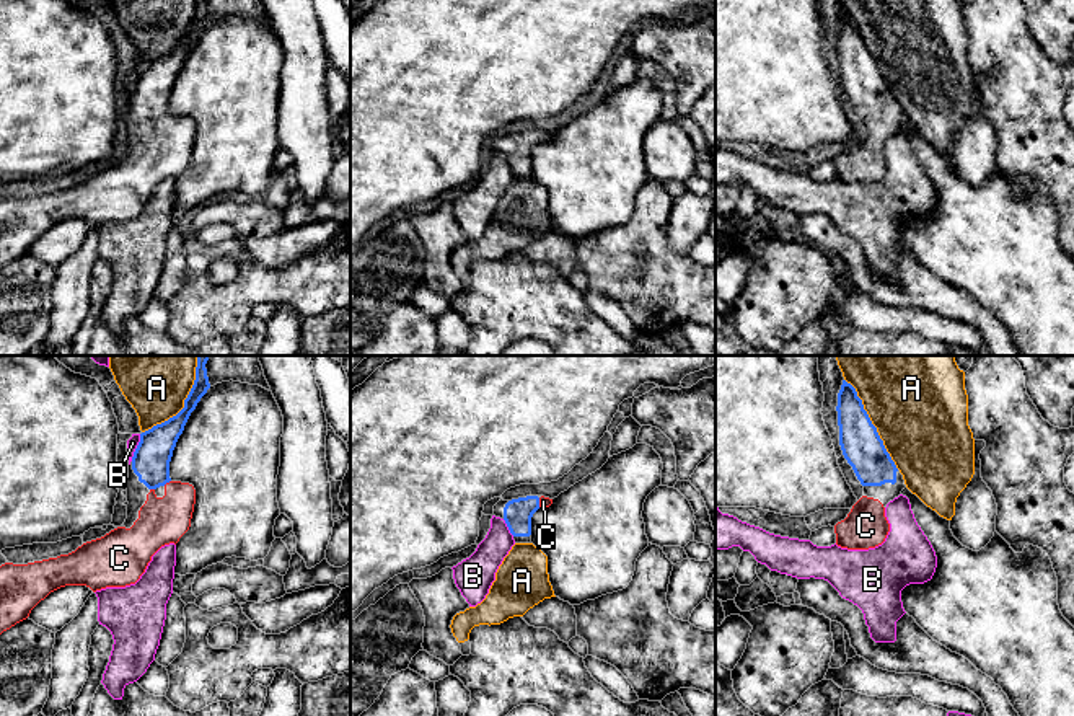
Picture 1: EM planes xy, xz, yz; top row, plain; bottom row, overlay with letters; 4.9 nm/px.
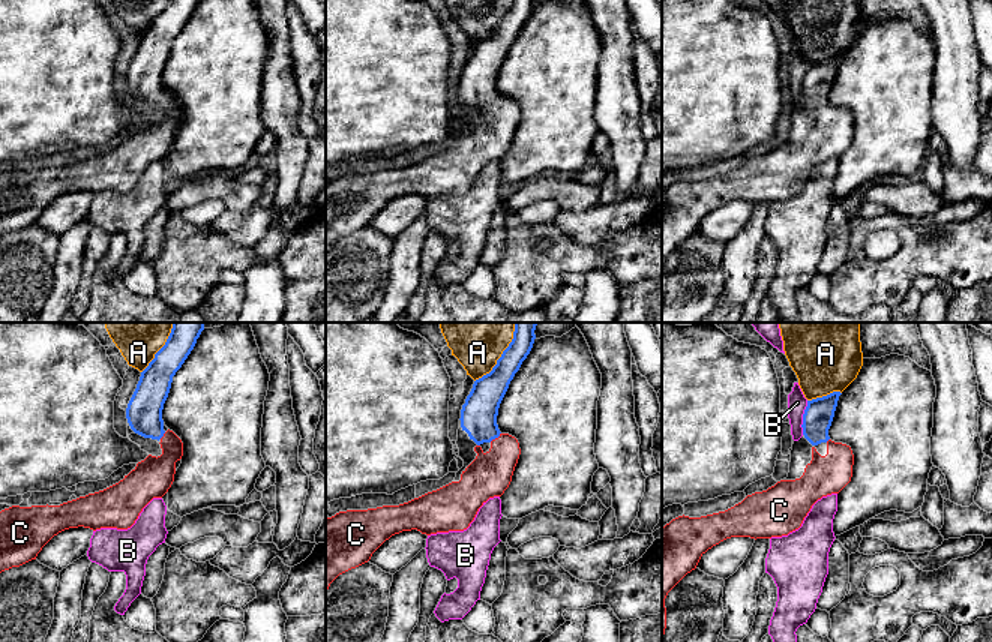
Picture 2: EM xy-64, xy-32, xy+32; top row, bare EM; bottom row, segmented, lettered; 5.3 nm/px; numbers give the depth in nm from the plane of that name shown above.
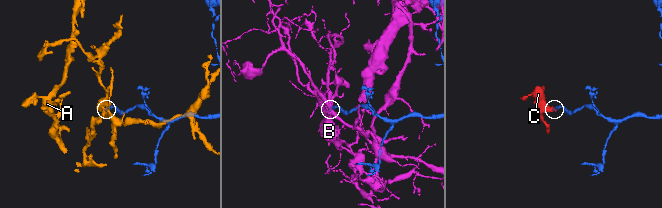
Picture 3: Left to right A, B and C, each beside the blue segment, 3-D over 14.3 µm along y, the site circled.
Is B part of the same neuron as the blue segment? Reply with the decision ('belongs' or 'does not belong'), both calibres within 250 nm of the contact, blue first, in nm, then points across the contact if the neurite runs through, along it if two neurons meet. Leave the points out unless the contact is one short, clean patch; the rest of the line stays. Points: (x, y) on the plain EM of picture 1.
does not belong; 190 nm thick on the blue side, 60 nm on the other; border along xy (140, 69), (131, 95)

